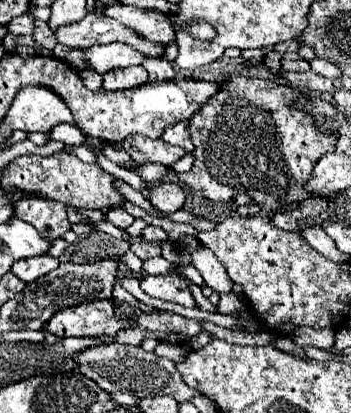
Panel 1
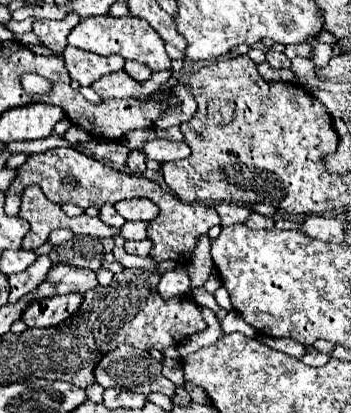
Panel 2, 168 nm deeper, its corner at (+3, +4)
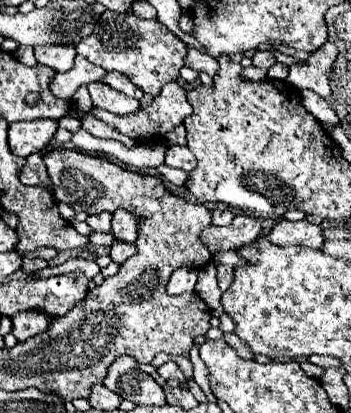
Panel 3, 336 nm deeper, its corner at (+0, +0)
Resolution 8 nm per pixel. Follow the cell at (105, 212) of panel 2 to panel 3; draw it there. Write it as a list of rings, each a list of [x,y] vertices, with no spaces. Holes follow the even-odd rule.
[[[98,213],[86,217],[86,223],[92,227],[92,231],[98,233],[110,233],[110,221],[112,221],[112,213]]]

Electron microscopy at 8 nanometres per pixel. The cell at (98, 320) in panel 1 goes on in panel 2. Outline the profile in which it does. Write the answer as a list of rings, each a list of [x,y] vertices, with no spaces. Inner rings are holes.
[[[79,293],[67,297],[51,297],[47,301],[35,301],[27,313],[23,313],[23,321],[29,327],[55,327],[63,323],[67,317],[73,317],[83,303]]]

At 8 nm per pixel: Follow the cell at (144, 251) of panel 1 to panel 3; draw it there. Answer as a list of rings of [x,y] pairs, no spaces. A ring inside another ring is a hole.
[[[114,243],[110,247],[110,259],[118,265],[122,265],[122,261],[126,261],[128,257],[132,257],[136,253],[134,245],[126,245],[126,243]]]

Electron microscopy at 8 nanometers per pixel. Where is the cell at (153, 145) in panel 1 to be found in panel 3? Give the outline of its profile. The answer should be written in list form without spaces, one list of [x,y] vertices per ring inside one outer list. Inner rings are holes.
[[[170,145],[168,153],[166,153],[166,165],[168,167],[178,167],[178,169],[184,169],[184,171],[192,171],[196,161],[194,161],[194,155],[190,153],[188,147]]]

